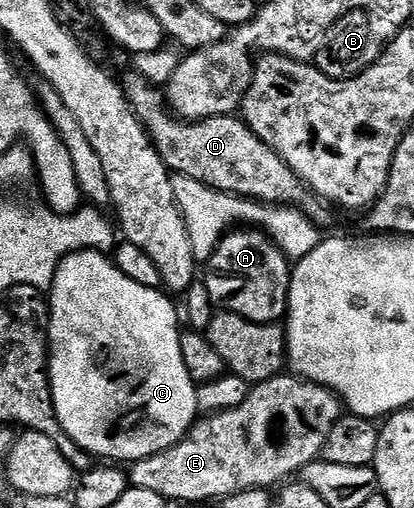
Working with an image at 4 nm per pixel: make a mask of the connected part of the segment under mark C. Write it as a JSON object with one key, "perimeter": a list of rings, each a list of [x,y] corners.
{"perimeter":[[[82,249],[63,260],[57,267],[55,278],[49,290],[49,320],[47,322],[47,378],[51,380],[51,398],[57,419],[63,430],[85,452],[95,459],[106,459],[111,463],[134,463],[157,455],[169,447],[173,447],[195,424],[200,416],[197,407],[197,386],[189,371],[185,371],[185,359],[181,359],[181,328],[175,312],[176,302],[166,292],[158,288],[150,289],[125,275],[118,269],[114,260],[106,252],[98,249]]]}

